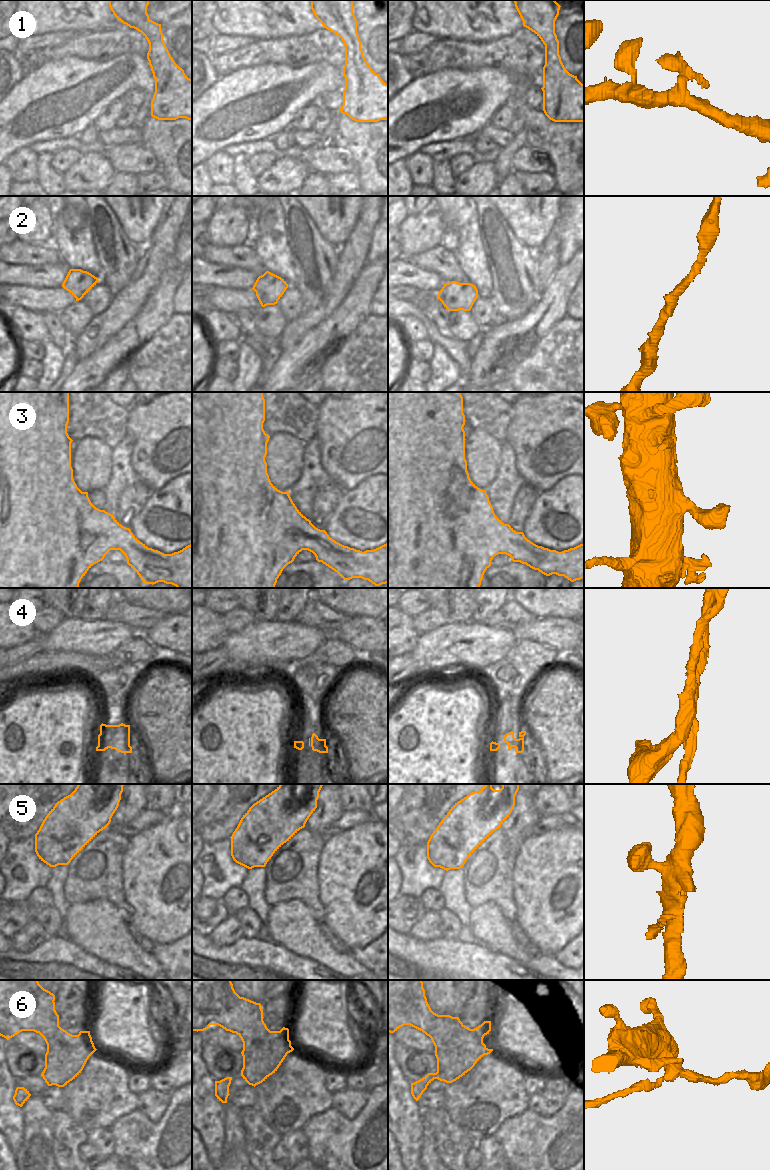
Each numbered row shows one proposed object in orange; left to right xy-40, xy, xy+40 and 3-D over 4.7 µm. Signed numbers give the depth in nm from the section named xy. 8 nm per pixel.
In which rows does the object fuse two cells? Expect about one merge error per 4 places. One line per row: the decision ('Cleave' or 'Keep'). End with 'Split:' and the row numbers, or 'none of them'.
1: Keep
2: Keep
3: Keep
4: Cleave
5: Keep
6: Cleave
Split: 4, 6.

